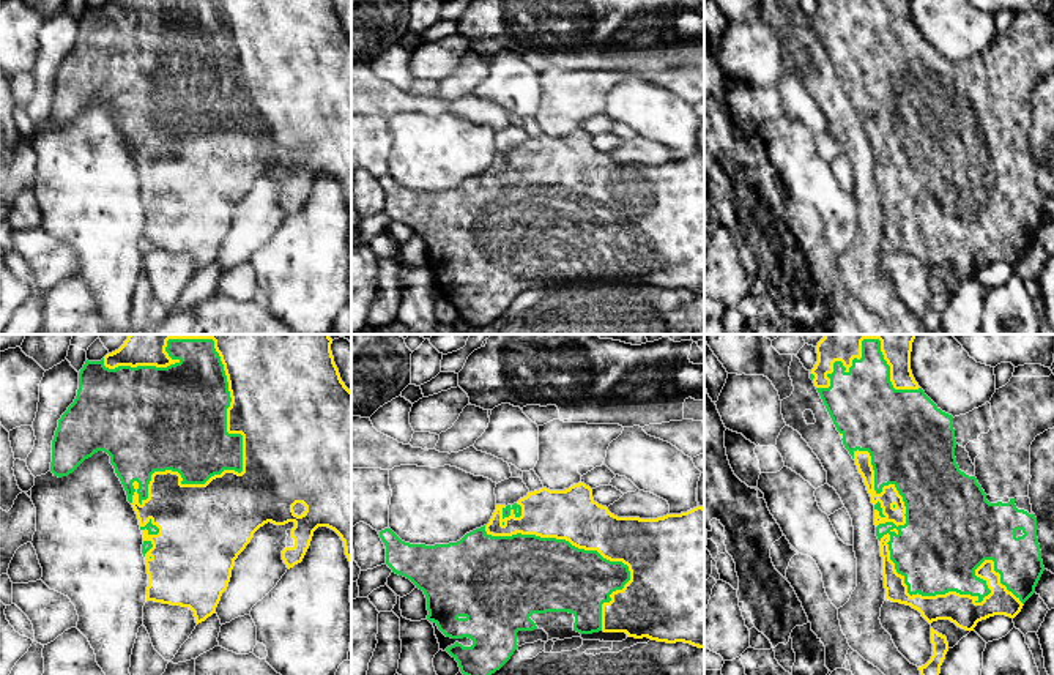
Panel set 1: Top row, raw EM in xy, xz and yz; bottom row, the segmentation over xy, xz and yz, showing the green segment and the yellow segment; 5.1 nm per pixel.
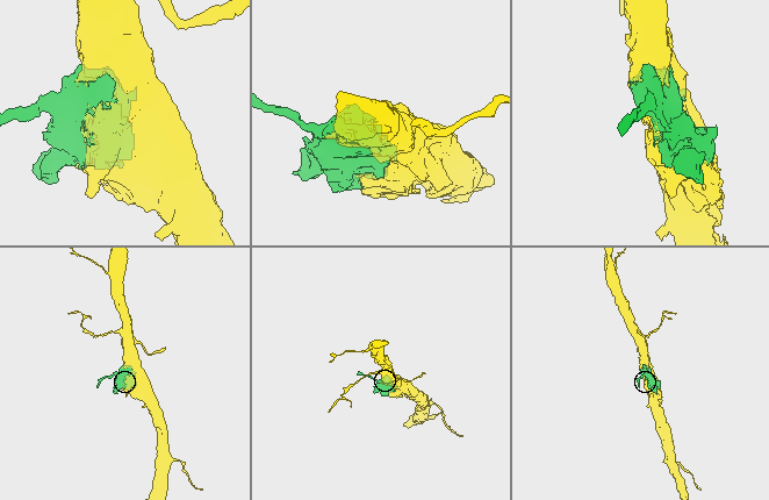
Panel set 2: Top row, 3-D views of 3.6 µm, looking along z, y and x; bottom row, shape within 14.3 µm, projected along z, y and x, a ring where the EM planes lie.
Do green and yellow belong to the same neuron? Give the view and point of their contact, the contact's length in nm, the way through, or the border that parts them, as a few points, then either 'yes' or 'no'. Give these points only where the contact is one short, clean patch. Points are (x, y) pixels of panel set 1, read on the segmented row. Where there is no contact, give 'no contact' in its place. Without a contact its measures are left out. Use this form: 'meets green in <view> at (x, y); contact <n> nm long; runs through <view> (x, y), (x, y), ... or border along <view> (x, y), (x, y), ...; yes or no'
meets green in xy at (211, 339); contact 950 nm long; yes

